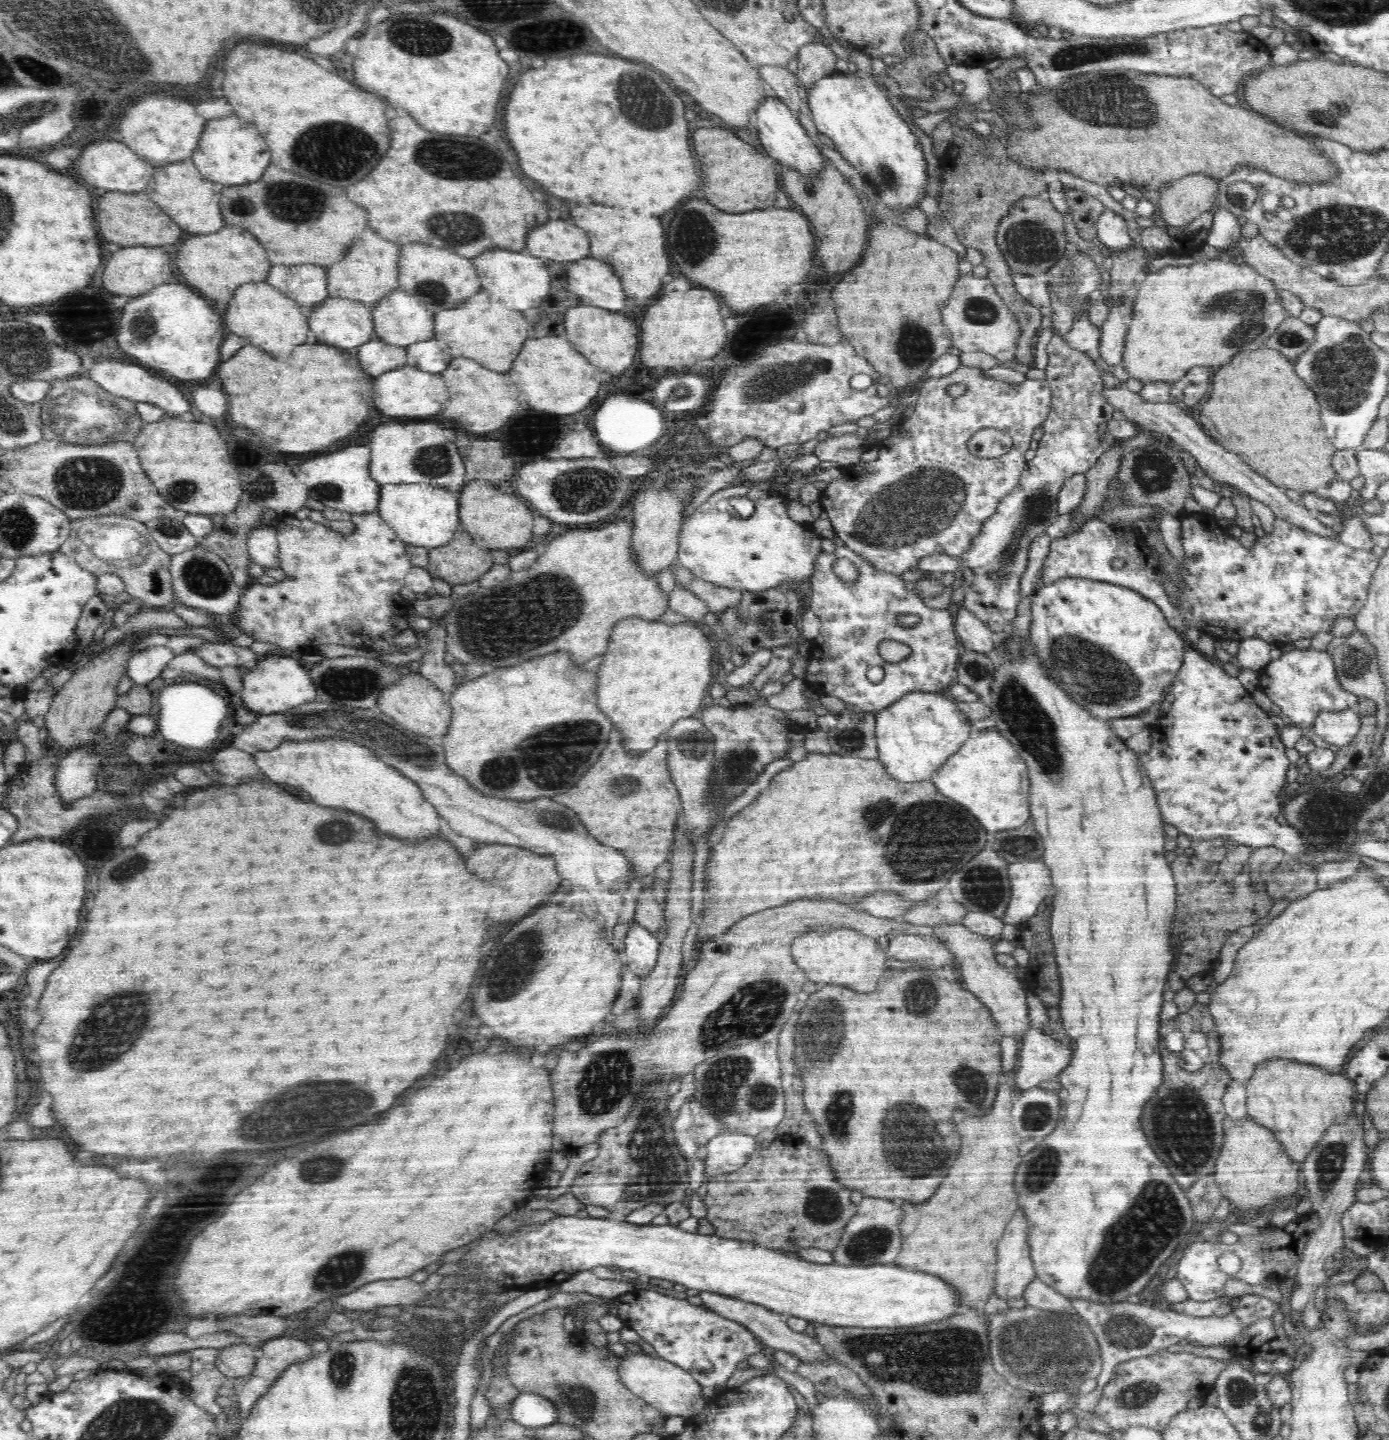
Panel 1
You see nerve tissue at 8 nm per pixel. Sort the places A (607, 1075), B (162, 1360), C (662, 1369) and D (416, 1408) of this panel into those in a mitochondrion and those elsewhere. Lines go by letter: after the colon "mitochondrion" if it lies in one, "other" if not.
A: mitochondrion
B: other
C: other
D: mitochondrion

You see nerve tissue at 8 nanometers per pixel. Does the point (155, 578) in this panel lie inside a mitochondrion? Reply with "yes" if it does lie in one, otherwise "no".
yes

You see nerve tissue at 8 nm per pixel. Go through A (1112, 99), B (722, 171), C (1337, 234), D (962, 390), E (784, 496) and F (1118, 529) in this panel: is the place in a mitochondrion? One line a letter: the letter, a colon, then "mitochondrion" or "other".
A: mitochondrion
B: other
C: mitochondrion
D: other
E: other
F: other

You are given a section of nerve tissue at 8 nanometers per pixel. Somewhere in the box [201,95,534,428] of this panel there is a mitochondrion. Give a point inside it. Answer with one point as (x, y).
(338, 152)

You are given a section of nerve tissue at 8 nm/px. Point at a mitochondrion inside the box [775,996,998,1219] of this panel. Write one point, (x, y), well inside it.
(913, 1144)

